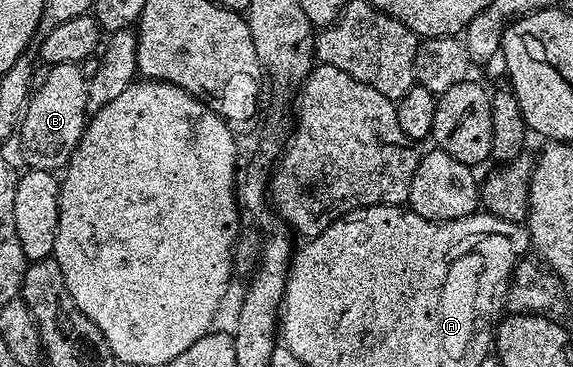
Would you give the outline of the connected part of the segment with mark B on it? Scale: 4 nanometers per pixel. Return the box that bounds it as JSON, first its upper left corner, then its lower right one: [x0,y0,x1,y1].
[20,62,90,172]

